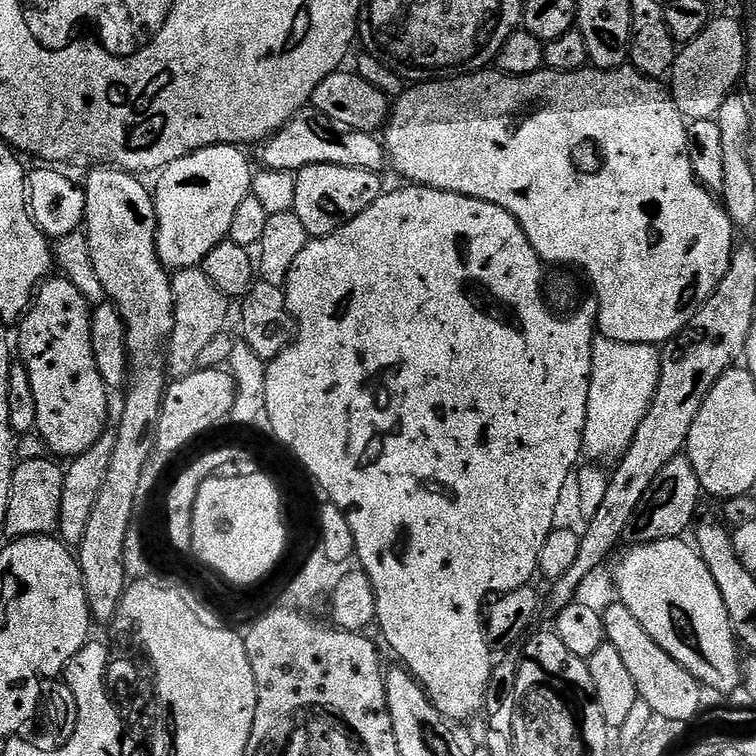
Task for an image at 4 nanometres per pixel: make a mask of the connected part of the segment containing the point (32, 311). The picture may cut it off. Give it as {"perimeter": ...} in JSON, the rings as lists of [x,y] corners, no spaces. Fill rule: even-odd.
{"perimeter":[[[49,278],[40,285],[33,301],[32,307],[24,314],[24,319],[19,321],[20,328],[20,348],[18,344],[18,352],[22,357],[24,368],[30,374],[30,386],[34,390],[34,402],[38,402],[38,422],[36,423],[36,432],[41,440],[48,445],[49,453],[55,454],[57,457],[65,456],[71,458],[86,454],[86,450],[90,450],[90,446],[94,446],[94,442],[98,442],[98,438],[103,436],[106,431],[104,423],[108,420],[108,395],[110,389],[105,384],[102,374],[98,374],[98,366],[94,362],[94,346],[92,345],[92,314],[90,305],[86,297],[79,292],[78,287],[74,286],[67,278]]]}

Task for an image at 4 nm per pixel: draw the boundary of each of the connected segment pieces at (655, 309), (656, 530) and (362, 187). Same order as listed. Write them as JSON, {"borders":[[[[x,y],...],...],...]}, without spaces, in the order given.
{"borders":[[[[631,66],[623,68],[581,68],[579,72],[554,72],[551,70],[541,70],[530,74],[529,76],[507,76],[505,72],[499,70],[481,70],[471,74],[457,76],[451,80],[438,80],[435,82],[420,82],[415,86],[409,87],[395,101],[394,107],[391,109],[388,122],[382,129],[382,143],[384,150],[388,154],[388,164],[400,176],[405,176],[407,183],[412,186],[422,188],[440,188],[443,192],[457,192],[463,196],[473,196],[479,200],[485,200],[491,204],[497,204],[506,209],[511,216],[516,219],[522,226],[522,230],[526,234],[526,238],[530,242],[530,246],[534,246],[534,250],[540,255],[541,261],[545,265],[551,264],[569,264],[572,268],[581,268],[588,275],[588,280],[592,283],[592,288],[596,291],[596,309],[594,315],[598,325],[599,335],[605,336],[608,340],[614,342],[630,342],[631,344],[654,344],[664,346],[671,336],[676,336],[680,331],[683,333],[685,329],[692,323],[700,305],[712,297],[712,291],[720,285],[722,278],[726,274],[726,270],[730,266],[730,258],[734,251],[732,245],[732,232],[734,233],[734,225],[728,217],[728,211],[724,208],[723,203],[708,189],[703,188],[696,180],[694,170],[690,166],[690,154],[688,153],[688,129],[685,121],[682,119],[678,106],[672,101],[672,93],[667,87],[664,88],[659,79],[651,76],[644,76],[641,72],[637,72]]],[[[687,455],[676,456],[665,466],[662,474],[658,474],[658,478],[650,482],[650,490],[646,490],[630,522],[626,533],[627,539],[632,544],[649,544],[655,540],[683,537],[684,531],[688,527],[689,531],[697,519],[696,507],[700,504],[700,496],[702,497],[702,489],[698,482],[698,474],[694,474],[692,469],[692,463],[689,462]]],[[[311,164],[295,173],[294,202],[291,211],[295,212],[298,222],[306,226],[309,237],[325,236],[338,230],[350,218],[358,218],[366,206],[370,206],[382,194],[381,177],[370,170],[358,170],[350,166],[334,166],[333,164]]]]}

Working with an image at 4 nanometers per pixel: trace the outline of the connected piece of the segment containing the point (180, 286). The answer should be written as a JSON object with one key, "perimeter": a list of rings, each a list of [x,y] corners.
{"perimeter":[[[201,267],[177,269],[170,279],[175,302],[175,324],[166,350],[166,370],[172,380],[181,380],[196,371],[206,345],[227,329],[230,302],[210,282]]]}

